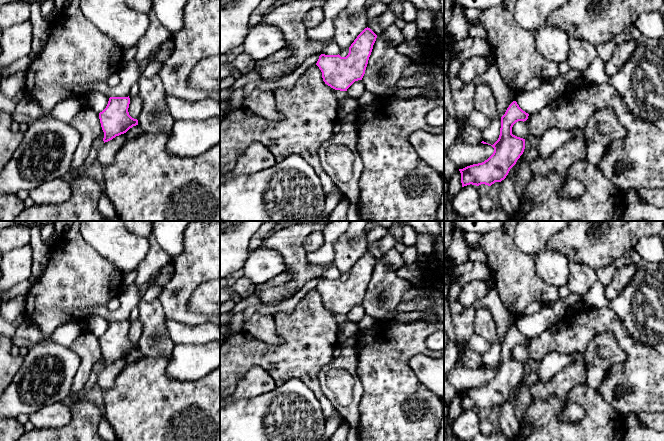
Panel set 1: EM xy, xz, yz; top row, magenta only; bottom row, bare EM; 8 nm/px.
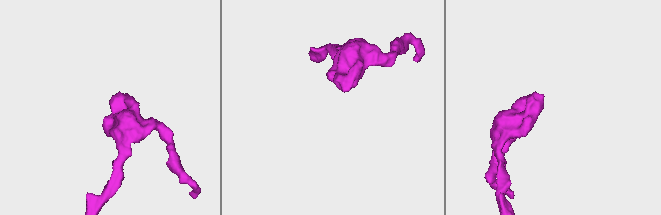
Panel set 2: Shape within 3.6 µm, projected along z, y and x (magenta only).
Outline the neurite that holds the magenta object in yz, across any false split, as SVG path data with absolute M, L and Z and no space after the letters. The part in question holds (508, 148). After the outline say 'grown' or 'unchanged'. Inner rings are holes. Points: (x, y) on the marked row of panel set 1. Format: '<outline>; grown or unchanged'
M513 101L501 117L498 140L491 145L493 154L484 162L459 169L462 187L485 184L491 186L506 178L510 169L516 164L525 149L525 139L512 134L512 127L518 121L526 121L529 114Z; unchanged

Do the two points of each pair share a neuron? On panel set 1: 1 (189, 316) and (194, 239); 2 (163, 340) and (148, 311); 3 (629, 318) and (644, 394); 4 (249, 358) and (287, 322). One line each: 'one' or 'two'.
1: one
2: one
3: two
4: one

